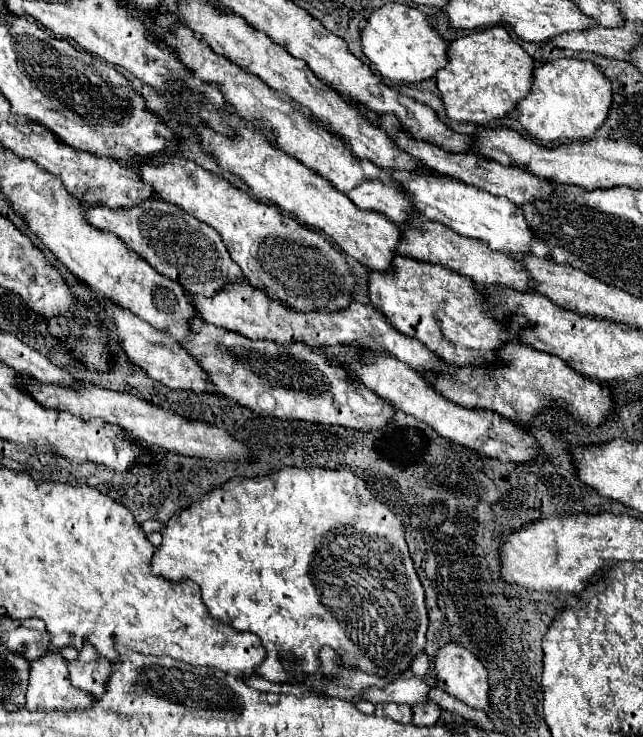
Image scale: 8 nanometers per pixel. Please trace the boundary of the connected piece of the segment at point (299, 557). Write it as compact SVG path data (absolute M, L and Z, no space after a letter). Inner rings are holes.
M284 467L276 473L270 473L266 477L252 477L252 479L232 479L226 485L210 491L204 495L202 501L190 505L188 509L180 511L172 521L168 521L164 531L164 541L154 553L154 573L170 579L170 577L190 577L200 587L200 597L208 605L208 611L212 617L216 617L222 623L228 623L236 631L248 631L260 637L262 645L268 649L266 659L256 665L256 673L260 677L266 677L274 683L298 683L306 679L308 675L314 675L318 671L318 653L324 645L332 647L344 667L356 667L364 673L372 673L378 677L396 677L410 669L412 659L424 651L426 647L426 629L428 629L428 611L424 605L424 589L418 581L418 575L414 571L414 563L410 559L406 541L404 541L404 529L402 523L382 505L374 495L368 493L364 481L356 477L354 473L346 469L328 471L322 467L312 469L296 469L296 467ZM288 655L296 655L296 673L288 675L282 667L282 659Z

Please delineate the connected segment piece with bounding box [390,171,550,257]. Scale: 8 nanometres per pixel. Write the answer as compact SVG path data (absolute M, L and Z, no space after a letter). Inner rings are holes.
M392 171L390 175L408 191L416 209L426 219L438 221L450 227L452 231L456 231L458 235L484 241L492 251L502 251L508 255L526 253L536 257L550 257L548 245L542 239L538 239L528 227L522 207L506 201L504 197L496 197L486 191L474 189L470 185L462 185L460 181L452 181L450 177L436 175L434 171L430 171L426 177L410 171Z

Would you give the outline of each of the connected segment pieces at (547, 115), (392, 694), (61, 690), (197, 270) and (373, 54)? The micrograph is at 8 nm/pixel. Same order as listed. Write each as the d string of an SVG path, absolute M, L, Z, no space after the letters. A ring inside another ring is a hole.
M556 59L534 69L530 93L516 103L518 123L538 141L590 139L606 121L612 103L612 87L594 65L578 59Z
M416 677L410 679L396 679L394 683L386 685L386 687L368 687L366 693L362 693L360 697L366 701L376 703L408 703L408 705L416 705L422 701L428 701L428 691L430 687Z
M58 651L30 663L30 683L26 693L28 709L70 711L86 709L86 705L92 703L94 697L90 693L70 685L66 659Z
M142 201L134 209L108 209L88 207L88 221L98 227L116 233L128 249L140 255L150 263L160 275L178 281L188 293L212 297L226 285L242 279L240 267L230 259L228 249L222 243L222 237L210 225L198 221L196 217L182 211L178 205L166 201Z
M386 3L376 9L360 33L362 53L372 61L384 79L404 83L432 79L448 61L448 47L442 37L438 37L438 33L426 23L424 13L402 3Z

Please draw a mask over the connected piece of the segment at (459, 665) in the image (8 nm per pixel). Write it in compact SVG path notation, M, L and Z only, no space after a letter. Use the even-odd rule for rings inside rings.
M458 643L442 645L434 657L434 669L438 685L446 693L474 709L490 711L488 673L470 649Z

